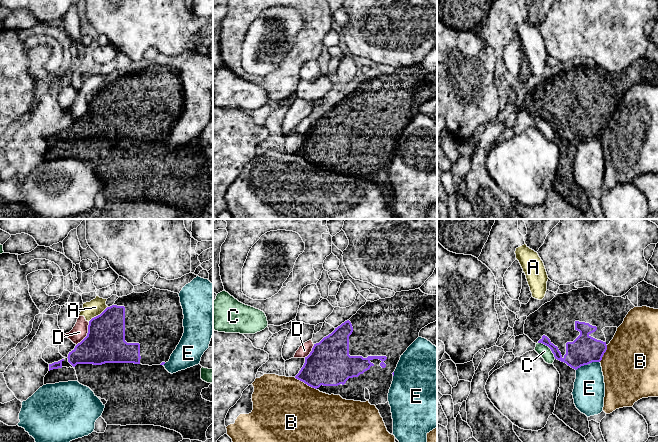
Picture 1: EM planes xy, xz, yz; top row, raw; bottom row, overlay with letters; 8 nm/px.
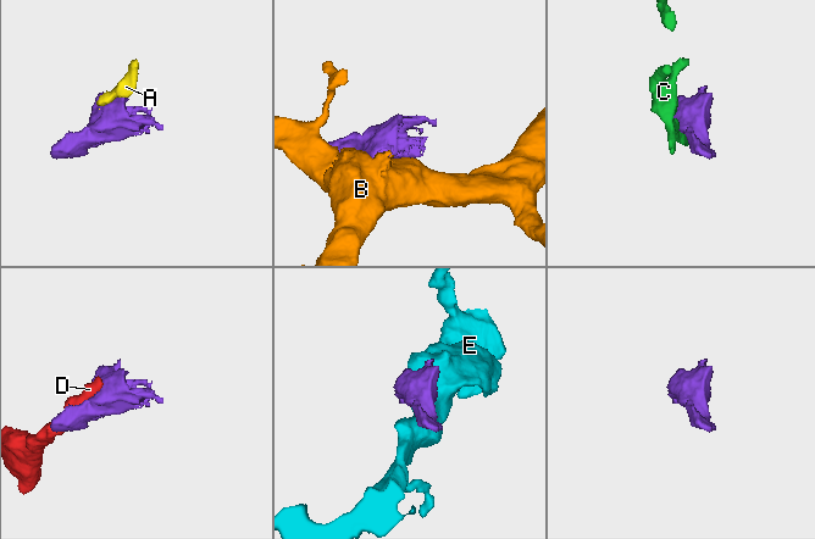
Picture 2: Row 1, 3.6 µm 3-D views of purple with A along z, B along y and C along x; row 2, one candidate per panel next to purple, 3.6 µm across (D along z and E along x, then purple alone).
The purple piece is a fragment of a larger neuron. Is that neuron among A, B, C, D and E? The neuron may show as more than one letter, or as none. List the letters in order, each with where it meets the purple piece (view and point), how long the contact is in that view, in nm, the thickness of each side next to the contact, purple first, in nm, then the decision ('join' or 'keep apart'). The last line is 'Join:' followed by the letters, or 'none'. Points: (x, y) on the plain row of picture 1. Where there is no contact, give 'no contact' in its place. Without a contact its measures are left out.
A: xy (98, 91) | 200 nm | 320/140 nm | keep apart
B: xz (305, 159) | 200 nm | 360/500 nm | keep apart
C: yz (549, 123) | 190 nm | 200/100 nm | keep apart
D: xy (87, 110) | 220 nm | 320/120 nm | keep apart
E: yz (587, 140) | 200 nm | 220/260 nm | keep apart
Join: none

